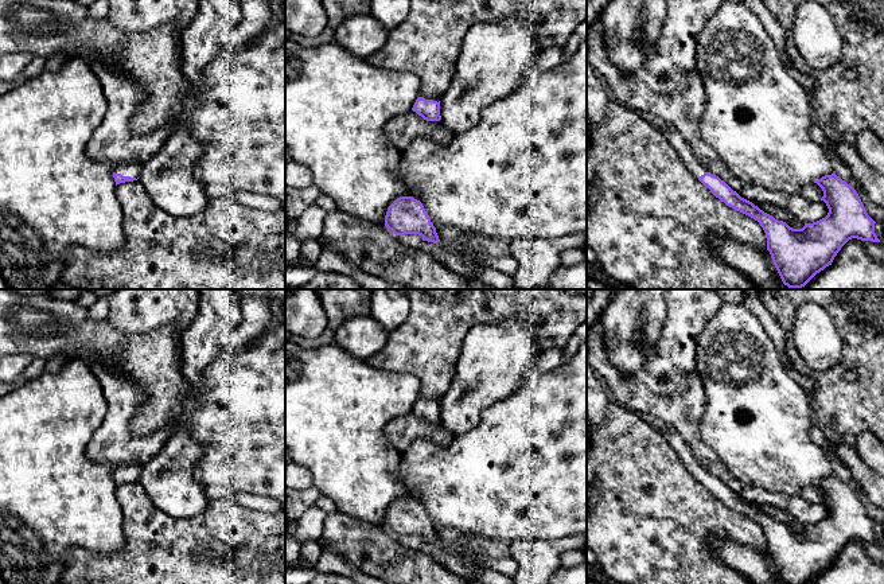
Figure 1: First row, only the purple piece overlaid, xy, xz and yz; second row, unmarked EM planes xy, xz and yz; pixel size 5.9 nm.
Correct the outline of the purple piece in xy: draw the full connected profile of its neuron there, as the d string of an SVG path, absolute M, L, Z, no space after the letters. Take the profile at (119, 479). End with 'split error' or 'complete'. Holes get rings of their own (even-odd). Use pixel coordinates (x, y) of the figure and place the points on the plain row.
M135 463L120 464L117 468L114 468L113 474L116 487L120 484L137 482L141 475L141 468L141 464Z | split error

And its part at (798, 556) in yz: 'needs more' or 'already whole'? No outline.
needs more

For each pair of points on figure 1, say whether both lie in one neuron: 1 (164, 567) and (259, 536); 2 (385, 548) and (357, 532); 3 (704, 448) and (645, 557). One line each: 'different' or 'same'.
1: same
2: same
3: different

